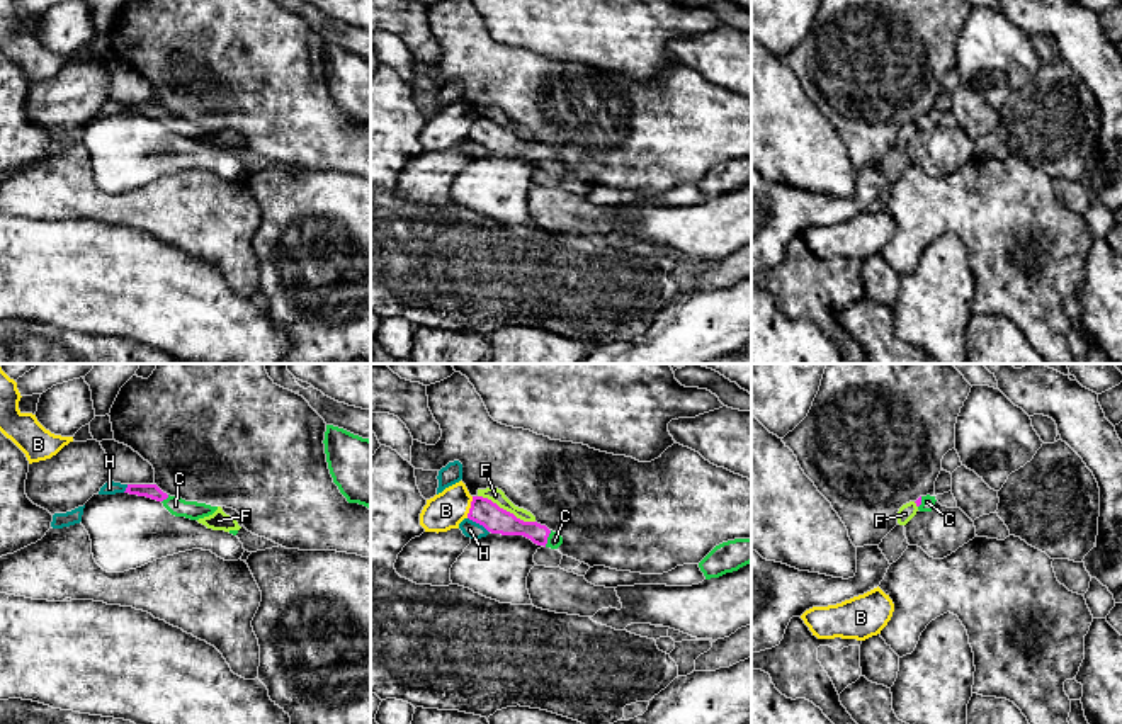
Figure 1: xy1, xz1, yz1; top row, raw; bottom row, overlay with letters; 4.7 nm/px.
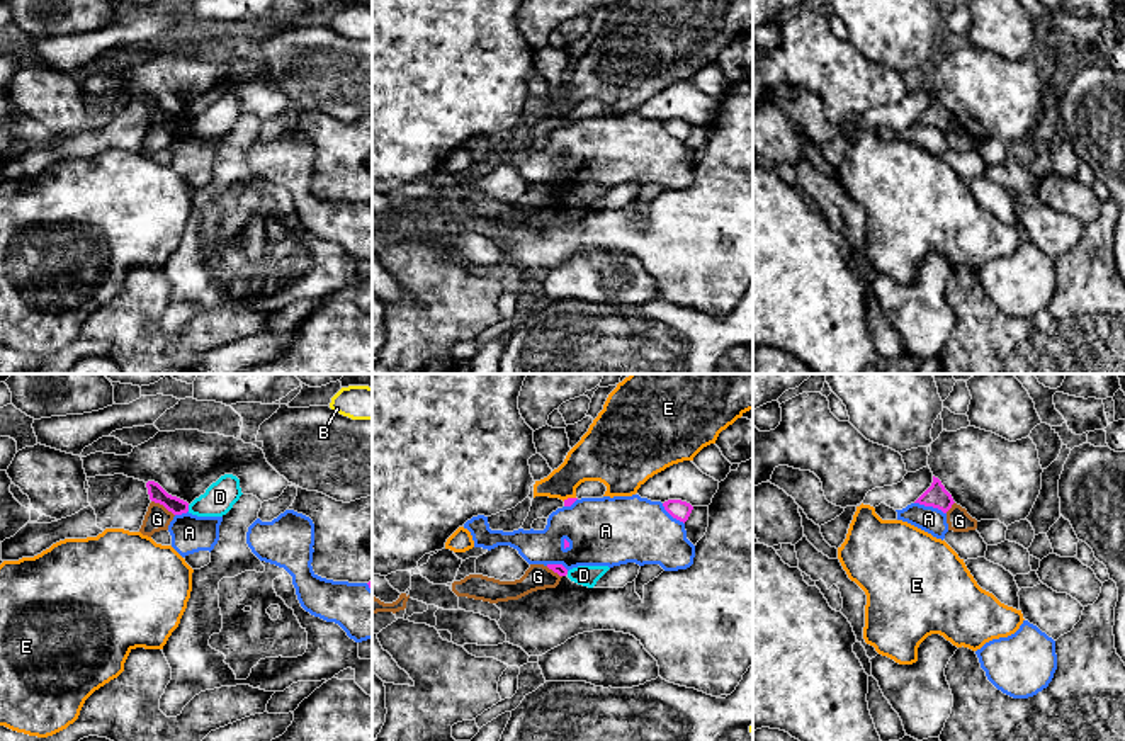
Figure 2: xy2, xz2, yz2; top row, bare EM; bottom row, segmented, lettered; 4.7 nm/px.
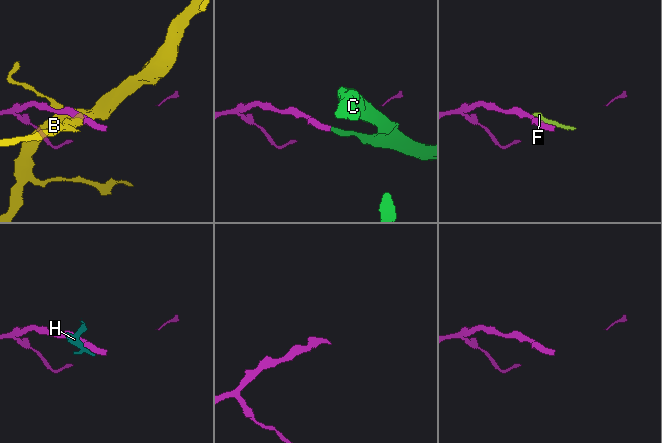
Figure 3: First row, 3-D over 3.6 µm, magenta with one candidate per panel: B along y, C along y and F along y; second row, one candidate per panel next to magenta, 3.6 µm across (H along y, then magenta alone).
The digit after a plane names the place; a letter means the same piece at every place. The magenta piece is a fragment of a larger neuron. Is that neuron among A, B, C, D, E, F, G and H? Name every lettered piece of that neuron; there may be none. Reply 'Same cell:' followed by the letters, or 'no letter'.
Same cell: C

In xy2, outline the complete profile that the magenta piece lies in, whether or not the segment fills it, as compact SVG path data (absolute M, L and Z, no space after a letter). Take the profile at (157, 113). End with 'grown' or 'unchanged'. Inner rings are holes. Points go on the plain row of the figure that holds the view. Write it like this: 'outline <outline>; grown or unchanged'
outline M148 100L146 107L148 107L150 119L163 124L173 134L182 134L189 131L187 121L168 114L158 102Z; unchanged

